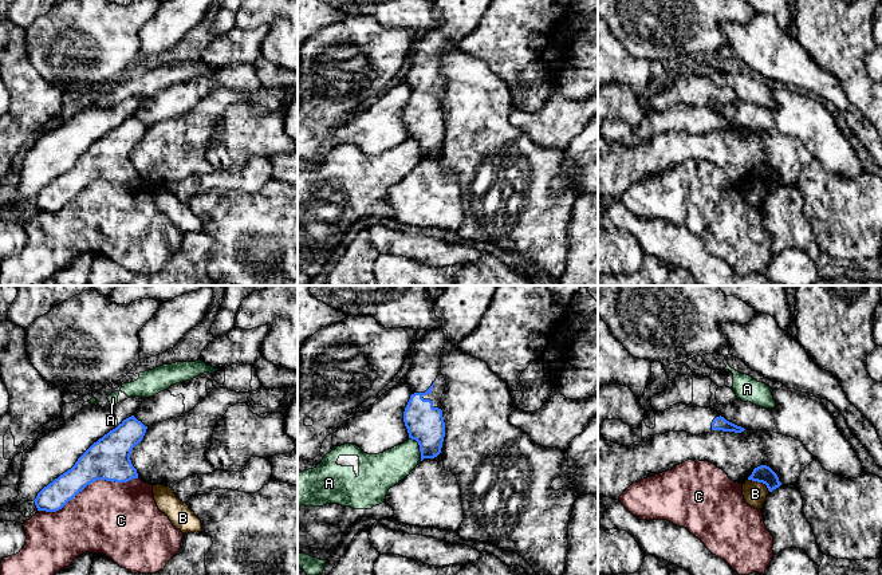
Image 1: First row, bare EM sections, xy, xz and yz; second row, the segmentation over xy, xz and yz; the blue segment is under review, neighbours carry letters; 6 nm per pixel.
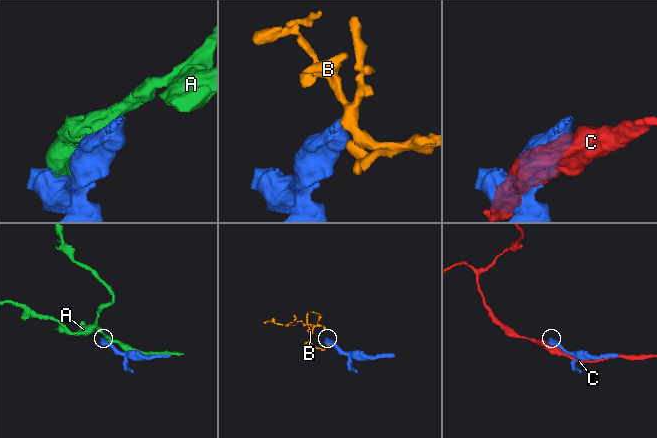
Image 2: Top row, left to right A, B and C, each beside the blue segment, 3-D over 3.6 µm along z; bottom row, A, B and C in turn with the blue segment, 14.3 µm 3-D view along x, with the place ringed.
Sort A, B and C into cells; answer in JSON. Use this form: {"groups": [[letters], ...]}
{"groups": [["A"], ["B"], ["C"]]}

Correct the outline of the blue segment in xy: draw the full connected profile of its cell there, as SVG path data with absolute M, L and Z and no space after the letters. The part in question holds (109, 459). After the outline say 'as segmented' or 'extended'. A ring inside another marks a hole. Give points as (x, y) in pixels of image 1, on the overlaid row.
M134 416L123 420L94 442L75 462L75 465L44 487L36 496L38 511L56 512L62 509L87 485L97 480L127 483L138 478L130 454L138 445L147 426Z; as segmented

